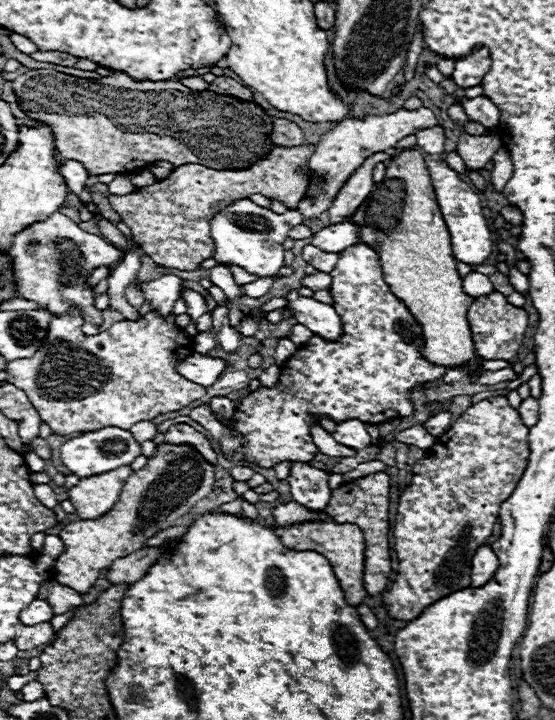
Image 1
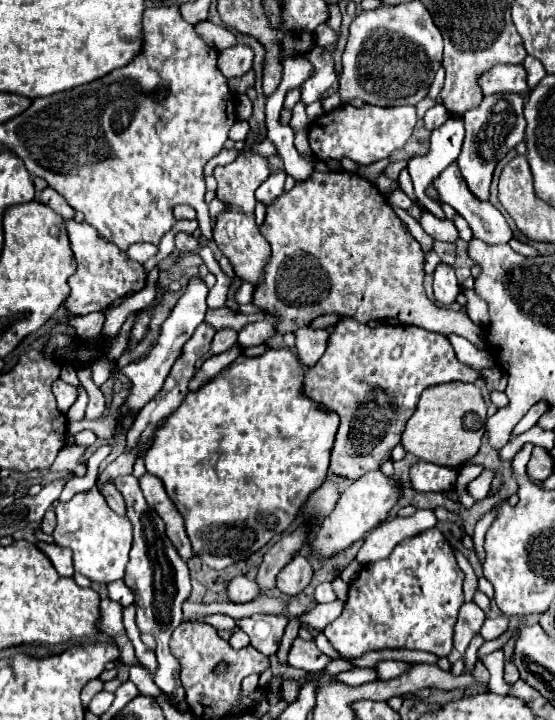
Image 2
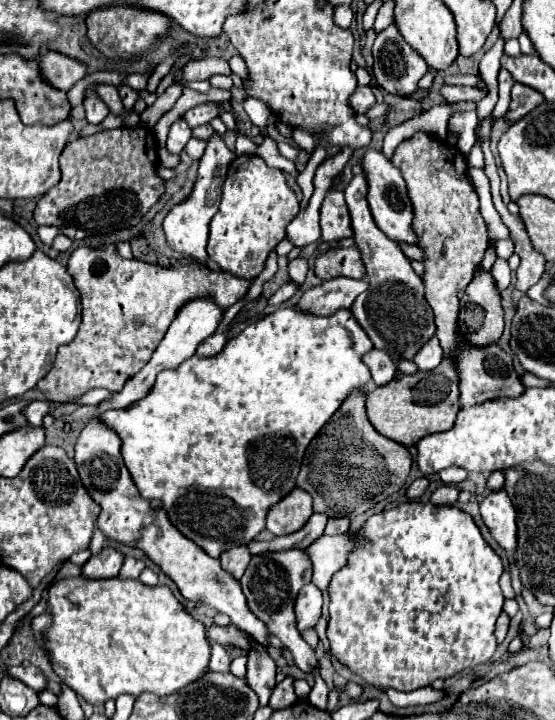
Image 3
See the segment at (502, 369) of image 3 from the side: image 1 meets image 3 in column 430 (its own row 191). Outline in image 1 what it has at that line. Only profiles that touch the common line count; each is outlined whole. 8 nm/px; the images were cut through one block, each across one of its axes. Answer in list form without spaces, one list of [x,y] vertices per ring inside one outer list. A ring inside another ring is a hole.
[[[304,144],[296,148],[272,148],[272,152],[250,166],[248,170],[212,170],[200,164],[182,164],[172,170],[170,176],[158,180],[152,186],[138,188],[136,192],[128,196],[108,196],[112,202],[112,208],[118,212],[118,216],[126,222],[126,226],[132,232],[132,238],[140,244],[142,252],[150,256],[156,264],[162,264],[166,268],[178,268],[178,270],[200,270],[200,264],[208,258],[214,258],[214,240],[210,236],[210,220],[214,214],[224,210],[228,204],[250,198],[252,194],[262,194],[266,198],[274,198],[282,202],[286,208],[298,208],[298,202],[306,196],[310,186],[310,174],[308,174],[308,160],[314,154],[314,144]]]

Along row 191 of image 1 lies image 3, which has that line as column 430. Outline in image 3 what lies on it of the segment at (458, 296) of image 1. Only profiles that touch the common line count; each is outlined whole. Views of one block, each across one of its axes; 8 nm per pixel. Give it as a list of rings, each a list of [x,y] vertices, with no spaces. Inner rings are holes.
[[[444,360],[432,372],[418,372],[412,376],[398,374],[392,382],[374,388],[366,394],[366,412],[370,424],[386,438],[392,438],[404,446],[416,444],[420,438],[444,432],[454,426],[458,404],[458,380],[452,364]]]

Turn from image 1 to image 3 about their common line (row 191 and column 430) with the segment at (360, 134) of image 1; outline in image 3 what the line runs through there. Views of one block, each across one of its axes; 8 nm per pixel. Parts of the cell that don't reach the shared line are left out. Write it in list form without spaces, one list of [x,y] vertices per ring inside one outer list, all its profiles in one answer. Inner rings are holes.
[[[364,174],[354,176],[344,190],[346,204],[352,218],[354,242],[362,254],[362,262],[370,282],[368,292],[362,292],[356,298],[356,304],[352,306],[352,314],[366,330],[370,340],[374,342],[374,348],[386,350],[392,362],[398,364],[400,360],[414,360],[420,348],[434,336],[434,330],[436,330],[434,314],[424,298],[422,278],[412,270],[410,260],[402,254],[402,250],[394,240],[384,236],[380,228],[376,228],[376,222],[372,220],[372,214],[366,202],[366,192],[368,192],[368,186],[364,180]]]

